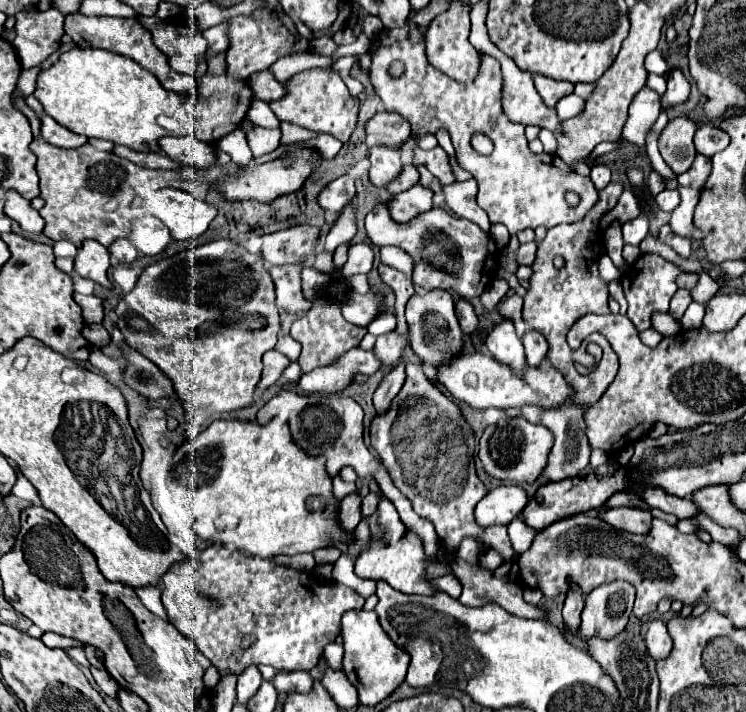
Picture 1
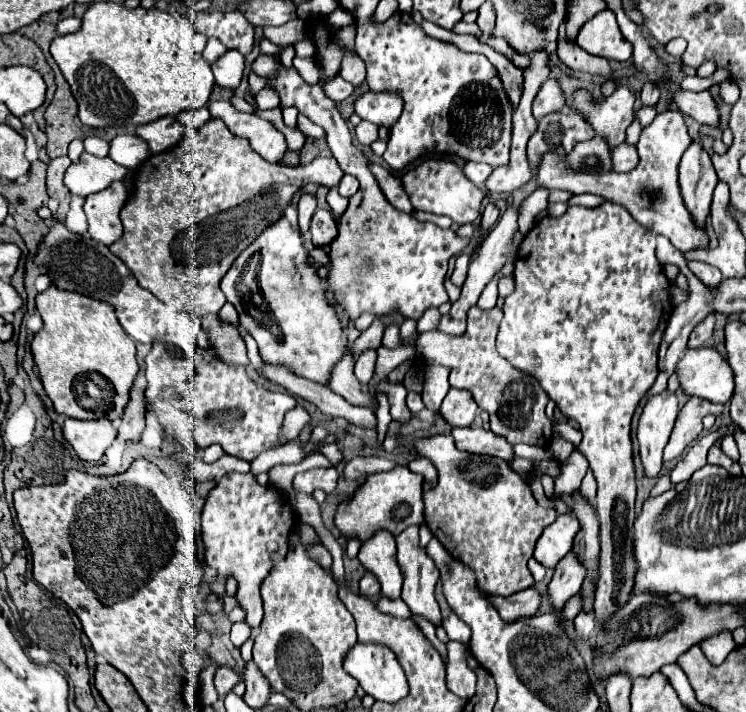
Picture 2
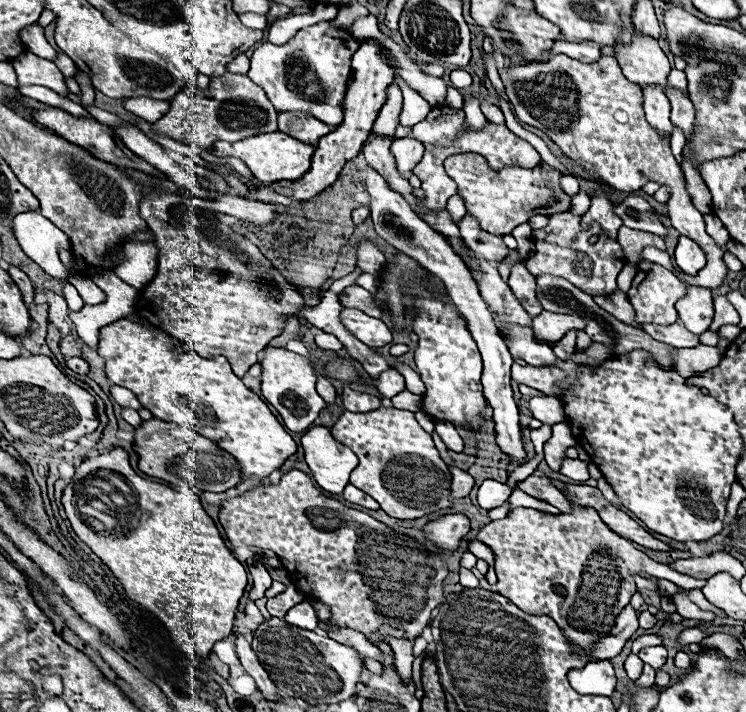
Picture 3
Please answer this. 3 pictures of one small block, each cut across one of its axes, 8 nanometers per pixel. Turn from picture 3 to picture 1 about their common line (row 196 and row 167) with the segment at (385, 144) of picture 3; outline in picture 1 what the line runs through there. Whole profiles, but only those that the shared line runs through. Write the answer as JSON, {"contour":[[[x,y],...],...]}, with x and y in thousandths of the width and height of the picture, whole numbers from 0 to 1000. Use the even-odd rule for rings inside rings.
{"contour":[[[550,230],[550,233],[542,233],[542,242],[525,253],[525,258],[520,258],[520,270],[525,272],[536,272],[536,270],[544,270],[547,264],[558,261],[563,256],[563,242]]]}

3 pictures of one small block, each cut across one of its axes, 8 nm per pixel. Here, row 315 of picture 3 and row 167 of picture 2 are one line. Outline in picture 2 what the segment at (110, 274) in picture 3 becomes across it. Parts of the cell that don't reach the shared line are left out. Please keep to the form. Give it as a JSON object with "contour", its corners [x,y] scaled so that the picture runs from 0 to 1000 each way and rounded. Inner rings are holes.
{"contour":[[[110,216],[107,219],[107,228],[105,230],[97,230],[91,239],[88,239],[88,244],[86,244],[86,261],[94,267],[94,272],[102,272],[102,275],[121,275],[121,272],[129,272],[129,270],[134,270],[134,267],[139,267],[139,264],[145,264],[147,261],[147,256],[153,256],[153,253],[158,253],[158,250],[169,250],[172,247],[172,242],[177,242],[177,239],[172,239],[169,233],[161,233],[161,230],[155,230],[150,222],[129,222],[129,219],[121,219],[121,216]]]}

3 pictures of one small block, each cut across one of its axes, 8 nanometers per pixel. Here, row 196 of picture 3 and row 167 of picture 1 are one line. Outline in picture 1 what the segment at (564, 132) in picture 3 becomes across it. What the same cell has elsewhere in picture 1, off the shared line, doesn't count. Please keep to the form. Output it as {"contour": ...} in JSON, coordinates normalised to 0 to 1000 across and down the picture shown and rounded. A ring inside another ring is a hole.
{"contour":[[[906,166],[895,171],[885,188],[885,216],[903,244],[920,242],[933,222],[933,208],[928,202],[930,185],[933,174],[925,166]]]}

